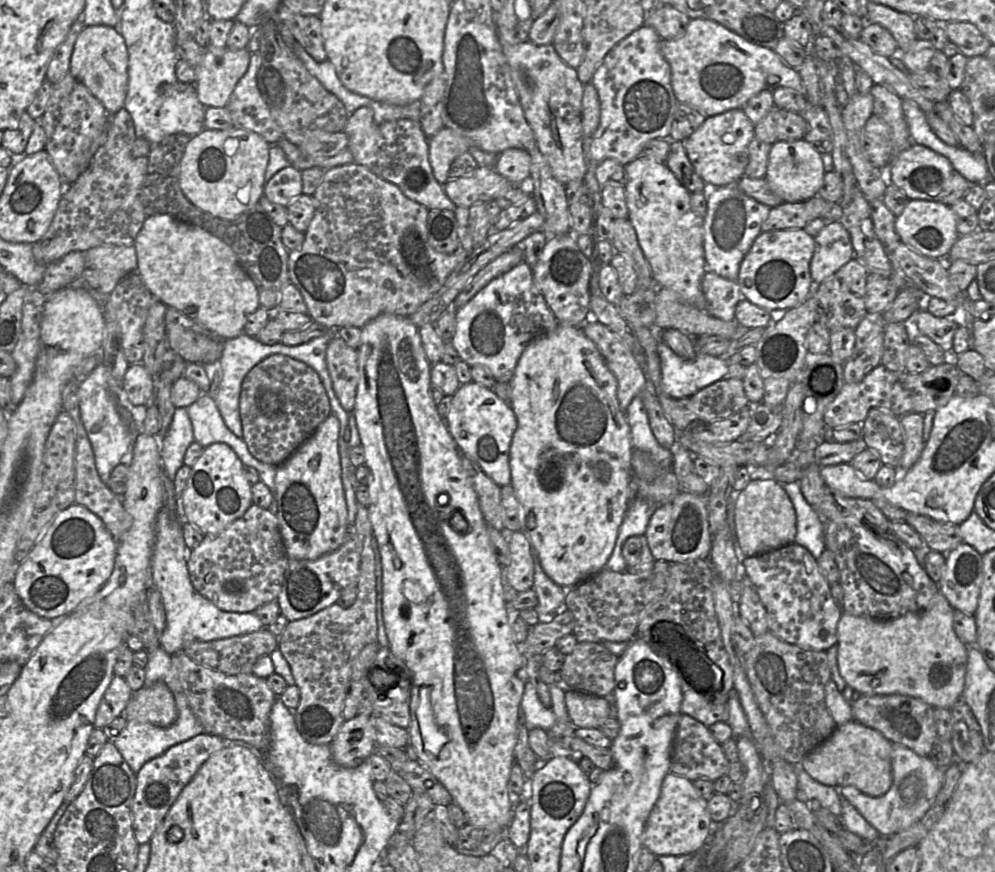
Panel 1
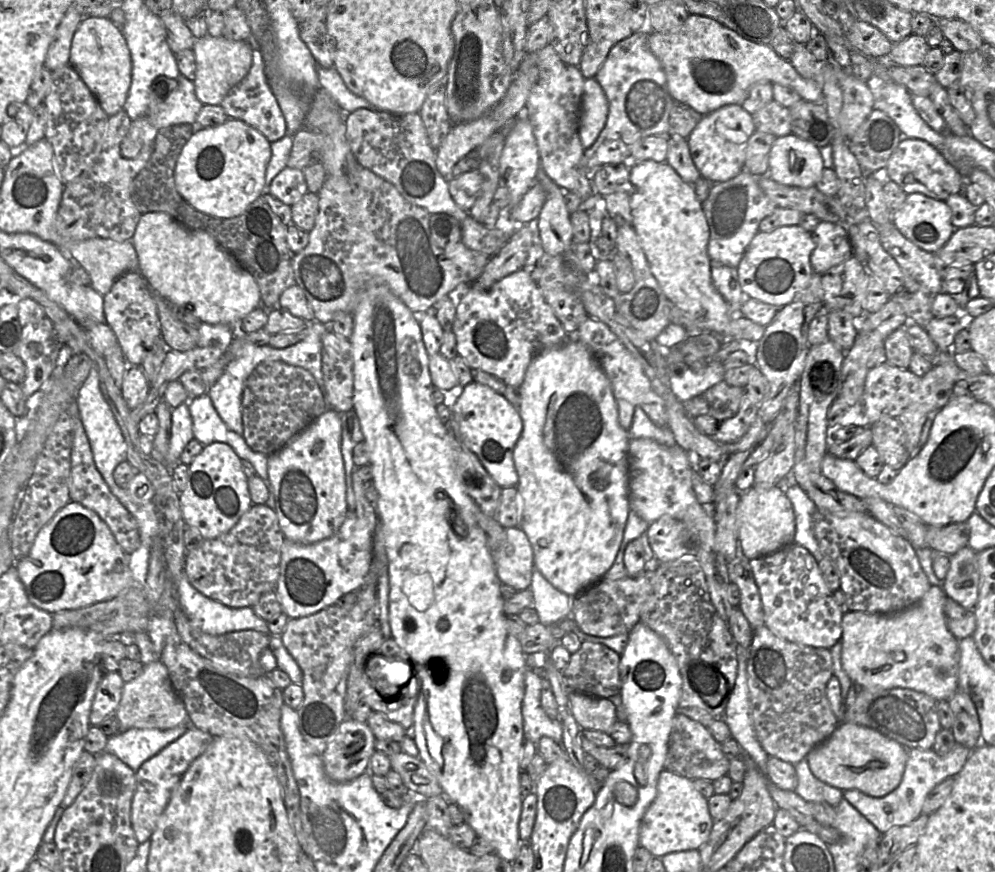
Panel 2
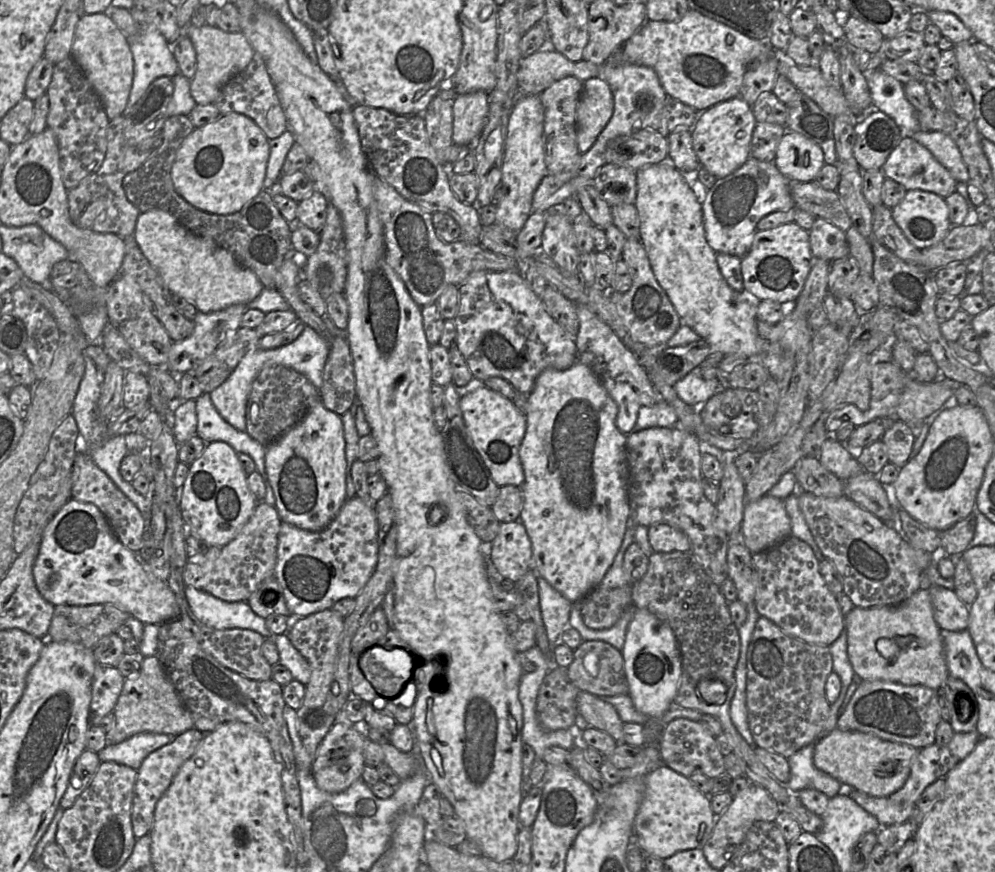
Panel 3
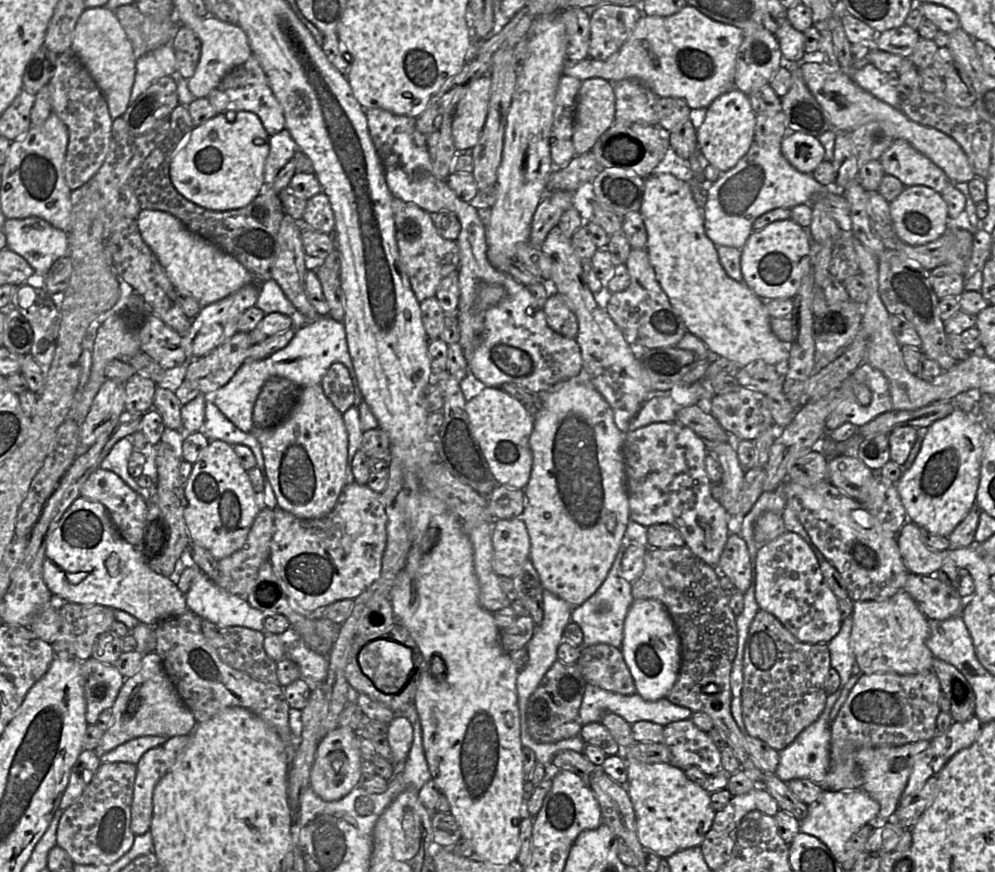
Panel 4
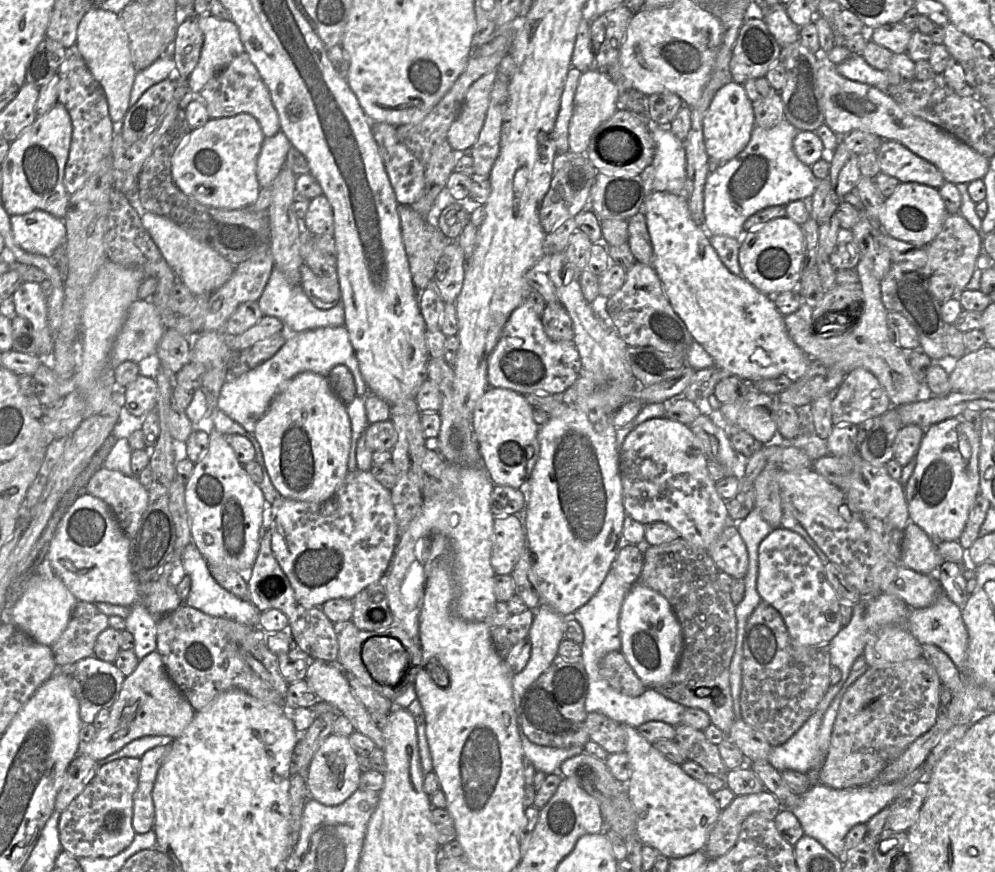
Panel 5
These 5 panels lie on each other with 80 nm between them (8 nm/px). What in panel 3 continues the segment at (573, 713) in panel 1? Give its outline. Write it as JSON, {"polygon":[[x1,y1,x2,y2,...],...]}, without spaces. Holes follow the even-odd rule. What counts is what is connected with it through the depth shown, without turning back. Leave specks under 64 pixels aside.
{"polygon":[[579,691,576,698,577,713,587,724,608,733,617,745,624,744,623,722,613,705,603,698]]}

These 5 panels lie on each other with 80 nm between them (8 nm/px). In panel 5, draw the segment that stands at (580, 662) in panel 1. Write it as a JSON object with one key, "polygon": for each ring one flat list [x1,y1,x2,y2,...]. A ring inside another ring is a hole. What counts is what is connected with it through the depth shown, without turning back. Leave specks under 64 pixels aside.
{"polygon":[[621,651,609,652,600,660,599,673,612,688,623,695,636,697,647,689]]}

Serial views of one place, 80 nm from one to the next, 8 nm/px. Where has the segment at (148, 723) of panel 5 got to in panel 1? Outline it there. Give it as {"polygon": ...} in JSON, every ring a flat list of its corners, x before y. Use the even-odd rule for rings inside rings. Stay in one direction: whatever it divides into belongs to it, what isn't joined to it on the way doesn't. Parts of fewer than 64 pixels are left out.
{"polygon":[[163,681,144,686,132,693,124,714,125,718,168,727,178,716,174,696]]}

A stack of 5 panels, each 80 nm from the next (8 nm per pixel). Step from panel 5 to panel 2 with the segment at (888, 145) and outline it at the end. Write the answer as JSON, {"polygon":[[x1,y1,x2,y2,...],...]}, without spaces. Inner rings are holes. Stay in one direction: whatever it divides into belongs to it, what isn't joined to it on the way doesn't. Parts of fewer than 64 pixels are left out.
{"polygon":[[902,136,886,167,882,170,883,176,897,183,906,194,918,192,945,201,953,194,962,193,964,177,943,157,940,151,922,139]]}

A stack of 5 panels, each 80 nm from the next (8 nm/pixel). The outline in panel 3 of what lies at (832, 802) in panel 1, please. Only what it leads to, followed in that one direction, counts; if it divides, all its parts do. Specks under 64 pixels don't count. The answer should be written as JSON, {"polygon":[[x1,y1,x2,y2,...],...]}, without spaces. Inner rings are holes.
{"polygon":[[815,743,808,744,787,758,790,778,785,786,792,793,806,788,814,788,831,798,842,793,844,787,838,780,815,767,813,763]]}

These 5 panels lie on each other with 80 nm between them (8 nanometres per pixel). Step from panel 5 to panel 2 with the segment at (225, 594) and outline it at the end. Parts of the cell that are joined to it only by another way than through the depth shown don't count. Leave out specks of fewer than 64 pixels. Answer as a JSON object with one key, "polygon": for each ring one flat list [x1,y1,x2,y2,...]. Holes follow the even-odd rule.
{"polygon":[[185,572,176,592,189,620,206,634,219,636,234,631,255,630,272,635,267,622,258,617,251,607,230,608,204,596,189,583]]}

